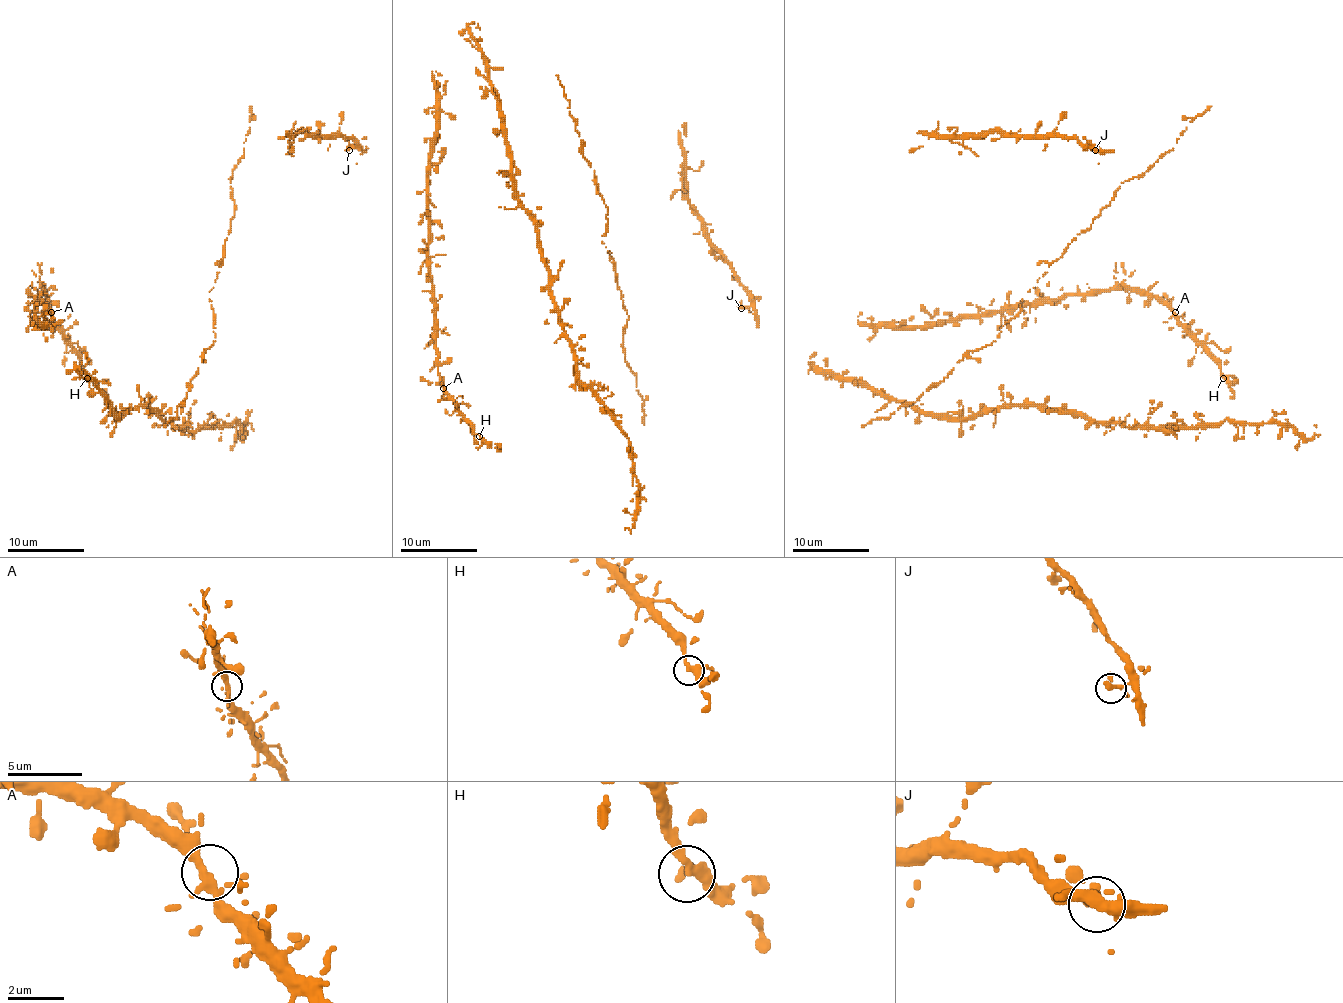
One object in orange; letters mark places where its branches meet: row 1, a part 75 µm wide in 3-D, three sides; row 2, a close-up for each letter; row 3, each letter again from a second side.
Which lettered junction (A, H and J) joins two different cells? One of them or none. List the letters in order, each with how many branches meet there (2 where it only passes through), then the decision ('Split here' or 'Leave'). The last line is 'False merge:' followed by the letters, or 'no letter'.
A: Branches: 3. Leave
H: Branches: 3. Leave
J: Branches: 3. Leave
False merge: no letter

